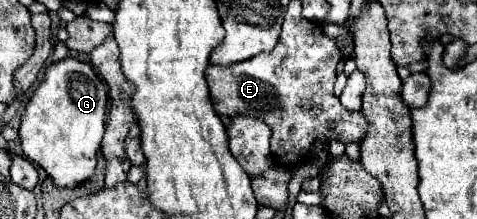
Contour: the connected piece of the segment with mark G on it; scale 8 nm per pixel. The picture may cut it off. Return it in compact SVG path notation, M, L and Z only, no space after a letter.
M64 58L56 64L52 64L46 70L44 82L38 86L34 96L30 98L26 112L22 116L20 124L20 140L22 140L22 150L30 162L40 164L52 182L58 188L70 188L86 182L86 178L92 178L94 168L96 168L96 154L100 150L100 142L104 136L108 120L108 88L106 84L98 78L94 68L90 64L84 64L76 58Z

